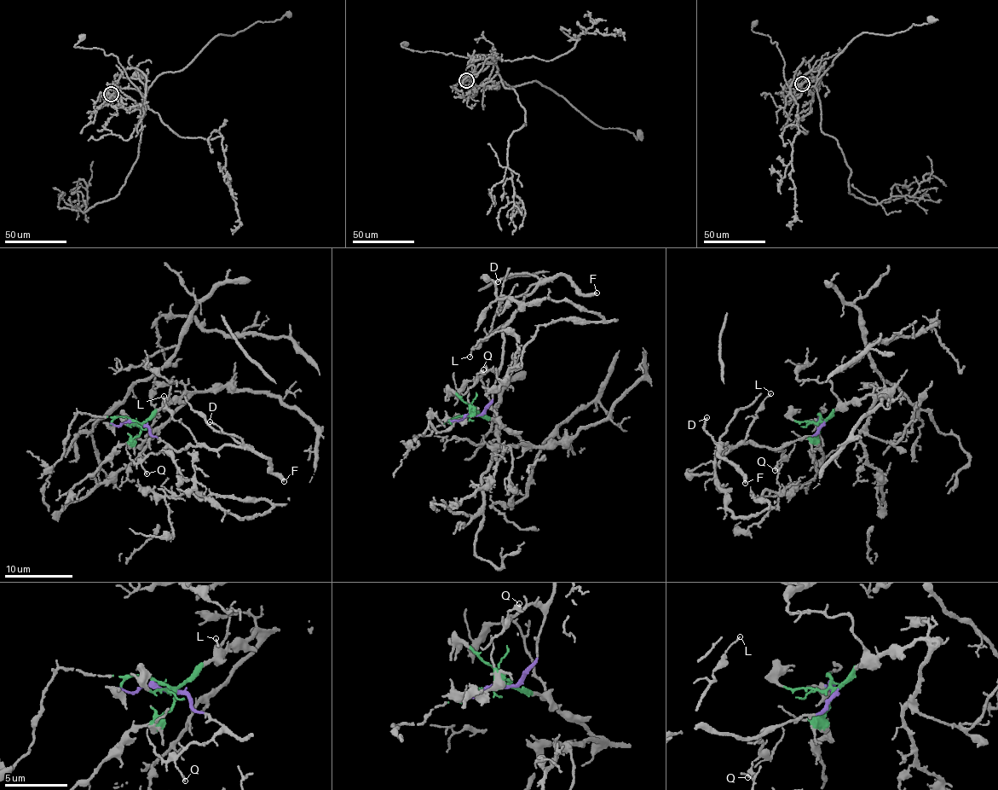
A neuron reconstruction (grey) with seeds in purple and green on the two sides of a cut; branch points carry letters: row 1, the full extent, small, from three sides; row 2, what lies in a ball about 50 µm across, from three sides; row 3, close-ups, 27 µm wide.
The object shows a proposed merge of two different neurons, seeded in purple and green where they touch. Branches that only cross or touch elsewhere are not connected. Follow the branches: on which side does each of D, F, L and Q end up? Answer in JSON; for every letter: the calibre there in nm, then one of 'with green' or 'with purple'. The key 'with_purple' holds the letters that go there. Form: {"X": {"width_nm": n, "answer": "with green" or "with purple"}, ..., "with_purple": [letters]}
{"D": {"width_nm": 170, "answer": "with purple"}, "F": {"width_nm": 360, "answer": "with purple"}, "L": {"width_nm": 100, "answer": "with purple"}, "Q": {"width_nm": 170, "answer": "with purple"}, "with_purple": ["D", "F", "L", "Q"]}

